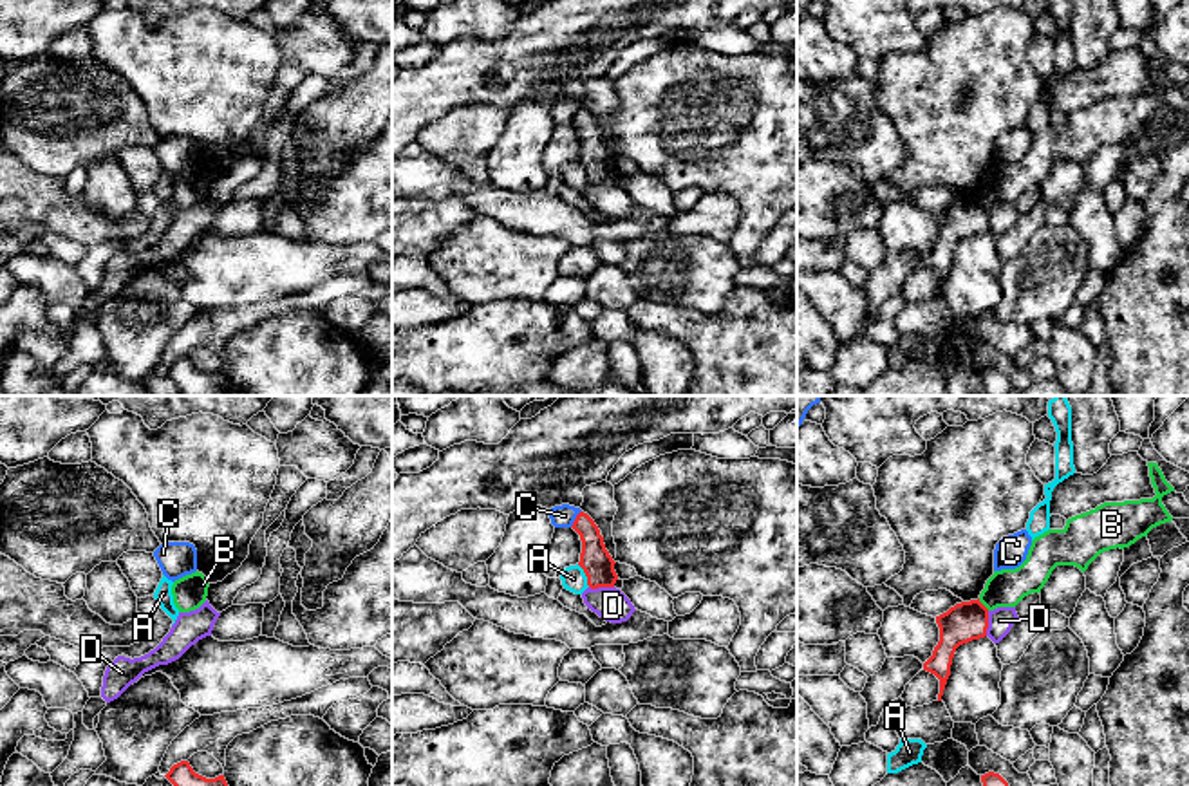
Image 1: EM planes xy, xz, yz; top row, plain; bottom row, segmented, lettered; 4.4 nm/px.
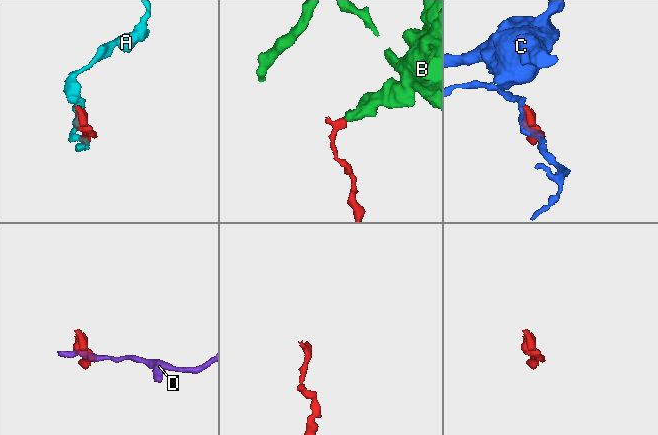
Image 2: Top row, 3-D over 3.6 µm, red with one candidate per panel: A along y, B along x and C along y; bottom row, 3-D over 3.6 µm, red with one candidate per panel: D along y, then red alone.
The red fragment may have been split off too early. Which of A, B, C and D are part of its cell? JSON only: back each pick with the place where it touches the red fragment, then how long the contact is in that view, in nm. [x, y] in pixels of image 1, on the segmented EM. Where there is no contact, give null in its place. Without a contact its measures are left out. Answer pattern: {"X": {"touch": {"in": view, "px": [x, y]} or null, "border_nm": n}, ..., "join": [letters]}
{"join": []}

